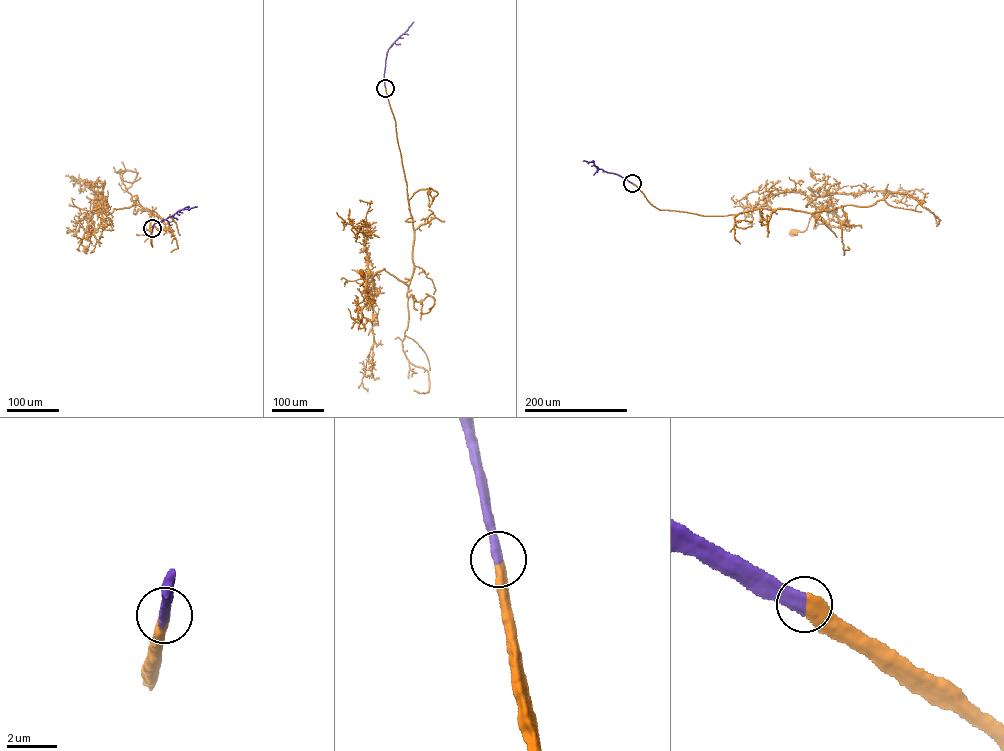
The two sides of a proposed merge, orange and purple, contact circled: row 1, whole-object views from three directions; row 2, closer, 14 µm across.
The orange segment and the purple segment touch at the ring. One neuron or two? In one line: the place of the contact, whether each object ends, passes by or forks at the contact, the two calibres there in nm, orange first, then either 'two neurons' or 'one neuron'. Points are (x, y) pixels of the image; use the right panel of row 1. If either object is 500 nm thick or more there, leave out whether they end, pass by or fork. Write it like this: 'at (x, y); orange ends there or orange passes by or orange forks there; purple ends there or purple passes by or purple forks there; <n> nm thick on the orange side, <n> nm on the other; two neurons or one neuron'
at (632, 183); 600 nm thick on the orange side, 550 nm on the other; one neuron

